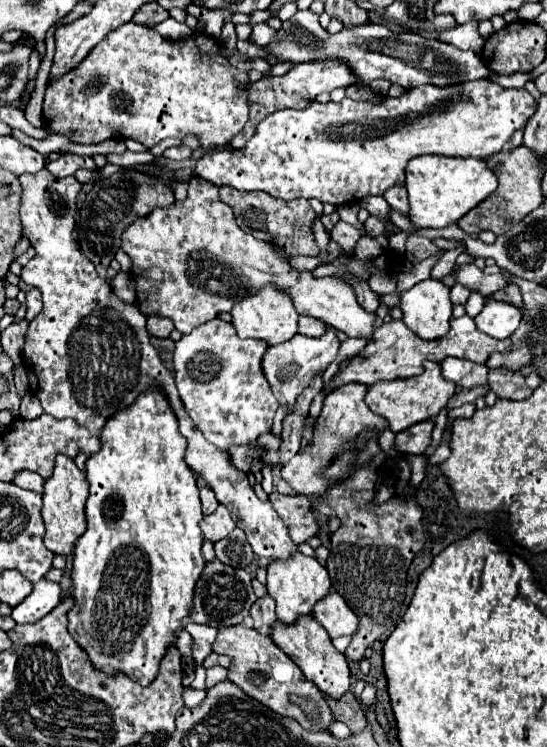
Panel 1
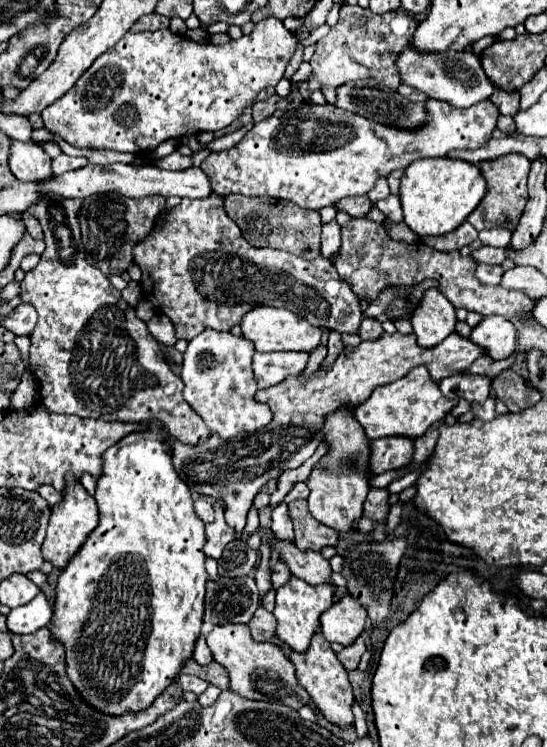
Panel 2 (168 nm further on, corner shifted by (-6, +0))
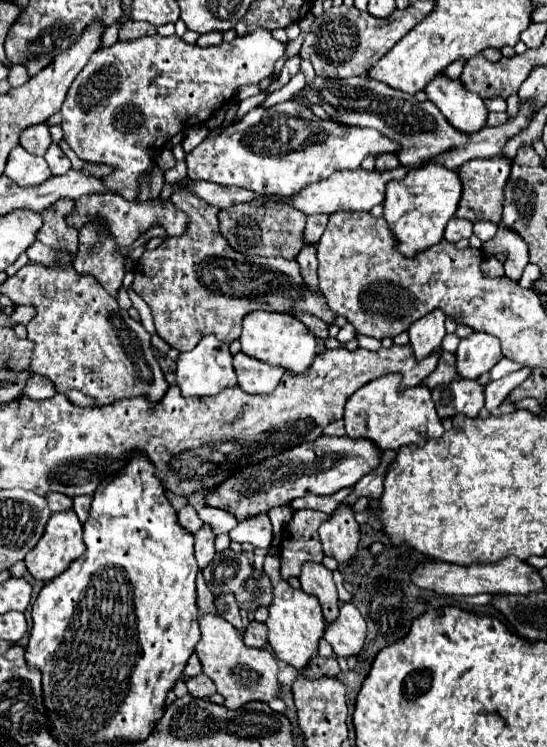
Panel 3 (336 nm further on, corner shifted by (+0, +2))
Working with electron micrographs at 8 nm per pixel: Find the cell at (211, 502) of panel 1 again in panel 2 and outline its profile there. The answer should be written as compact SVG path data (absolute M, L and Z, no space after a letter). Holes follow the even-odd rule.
M199 497L195 503L195 513L199 515L199 519L203 519L203 523L211 523L213 521L213 505L209 499Z

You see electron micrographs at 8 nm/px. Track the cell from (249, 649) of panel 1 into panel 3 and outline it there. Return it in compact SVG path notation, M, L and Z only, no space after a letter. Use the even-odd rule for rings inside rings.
M201 615L201 639L195 647L201 663L203 673L213 679L217 685L217 693L225 697L225 707L237 709L247 701L273 701L281 695L281 683L277 679L277 659L267 649L247 647L239 629L235 629L229 621L217 615Z

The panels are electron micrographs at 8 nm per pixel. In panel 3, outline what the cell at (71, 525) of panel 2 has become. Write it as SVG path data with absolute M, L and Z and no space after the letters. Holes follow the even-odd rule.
M73 509L61 511L61 513L53 513L43 537L39 539L39 543L29 551L29 555L25 557L27 569L29 573L39 579L39 581L49 581L53 577L57 577L59 573L63 573L71 561L75 561L81 553L85 551L85 543L83 543L83 527L81 521L77 517L77 513Z

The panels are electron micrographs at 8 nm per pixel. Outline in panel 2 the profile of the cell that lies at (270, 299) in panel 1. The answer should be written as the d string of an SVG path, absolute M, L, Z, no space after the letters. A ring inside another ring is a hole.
M255 307L241 321L243 337L255 345L255 351L305 351L311 353L321 343L321 329L307 325L301 317L287 309L277 307Z

